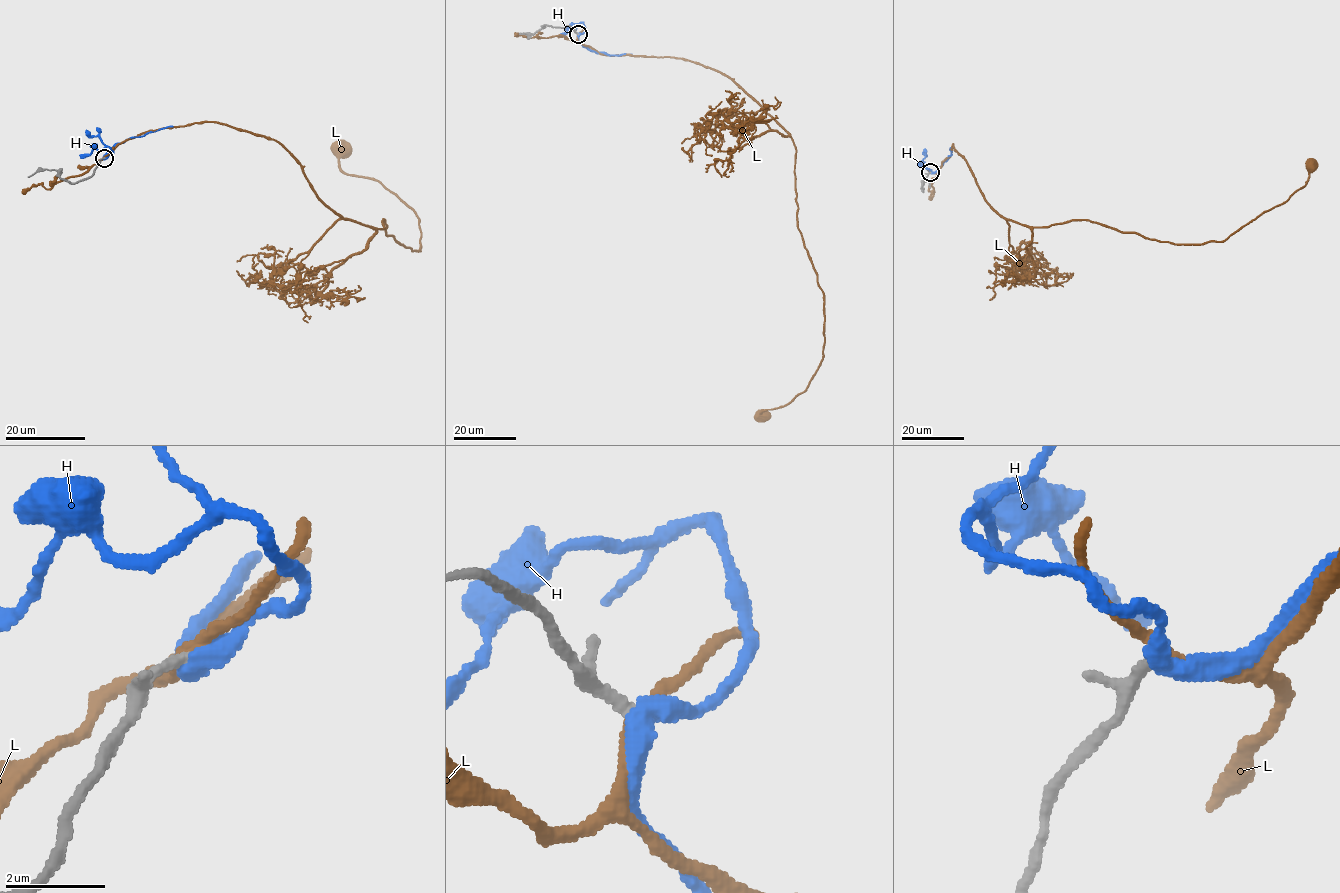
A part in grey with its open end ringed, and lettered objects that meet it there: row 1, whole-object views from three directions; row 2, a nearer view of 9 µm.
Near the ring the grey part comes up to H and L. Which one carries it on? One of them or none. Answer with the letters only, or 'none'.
none

